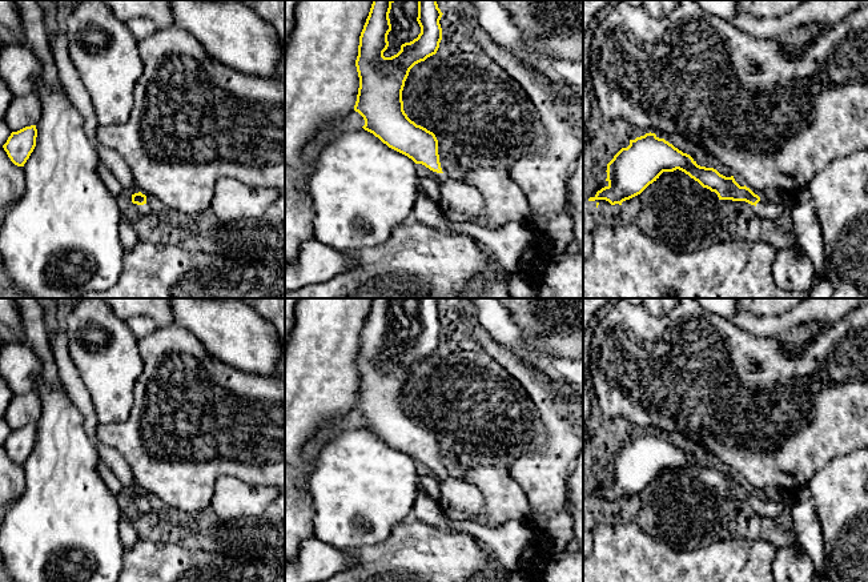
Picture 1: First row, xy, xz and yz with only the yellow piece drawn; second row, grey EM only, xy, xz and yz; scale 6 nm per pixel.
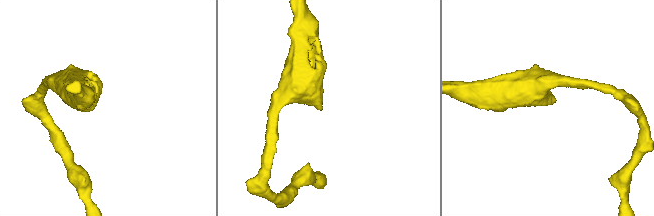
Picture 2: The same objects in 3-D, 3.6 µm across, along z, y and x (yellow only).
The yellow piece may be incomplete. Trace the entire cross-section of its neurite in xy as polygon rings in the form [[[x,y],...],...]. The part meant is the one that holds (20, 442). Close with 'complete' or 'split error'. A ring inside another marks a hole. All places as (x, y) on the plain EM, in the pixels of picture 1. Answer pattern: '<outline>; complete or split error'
[[[36,424],[11,432],[3,446],[15,463],[24,465],[36,445],[36,436]]]; complete

